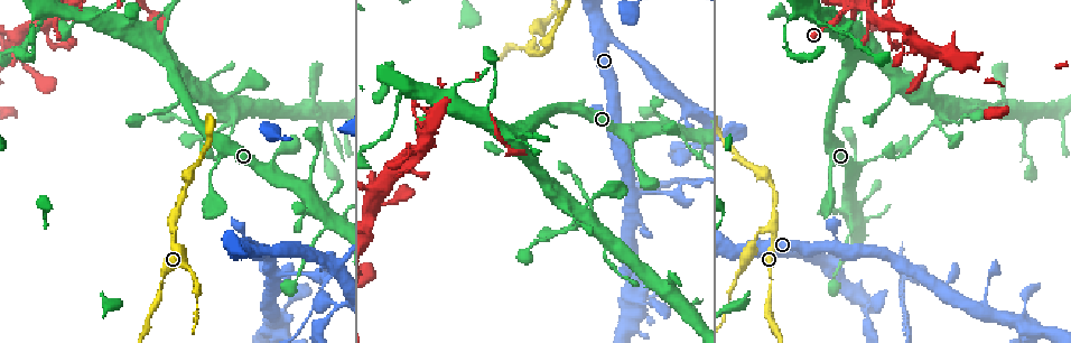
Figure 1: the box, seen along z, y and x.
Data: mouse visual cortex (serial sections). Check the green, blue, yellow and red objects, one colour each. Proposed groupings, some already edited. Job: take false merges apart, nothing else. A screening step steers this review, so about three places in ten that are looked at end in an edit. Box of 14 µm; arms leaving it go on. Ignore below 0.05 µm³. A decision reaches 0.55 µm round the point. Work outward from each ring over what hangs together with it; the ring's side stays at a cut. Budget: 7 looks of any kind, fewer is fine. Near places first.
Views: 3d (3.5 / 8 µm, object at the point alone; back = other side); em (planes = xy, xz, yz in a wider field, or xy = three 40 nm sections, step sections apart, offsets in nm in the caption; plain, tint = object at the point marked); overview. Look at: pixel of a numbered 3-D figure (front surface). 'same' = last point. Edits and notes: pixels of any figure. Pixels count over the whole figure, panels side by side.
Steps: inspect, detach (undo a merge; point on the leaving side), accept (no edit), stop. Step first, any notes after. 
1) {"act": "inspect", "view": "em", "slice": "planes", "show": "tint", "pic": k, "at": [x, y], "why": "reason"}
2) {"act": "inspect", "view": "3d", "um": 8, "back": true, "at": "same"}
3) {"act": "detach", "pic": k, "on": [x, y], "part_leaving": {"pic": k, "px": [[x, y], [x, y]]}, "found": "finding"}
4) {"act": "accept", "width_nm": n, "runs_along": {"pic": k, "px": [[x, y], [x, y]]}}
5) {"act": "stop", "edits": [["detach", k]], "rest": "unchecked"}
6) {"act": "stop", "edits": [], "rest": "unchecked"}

{"act": "inspect", "view": "3d", "um": 3.5, "pic": 1, "at": [523, 138], "why": "four or more arms meet"}

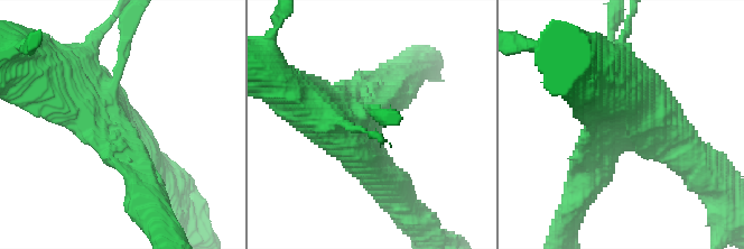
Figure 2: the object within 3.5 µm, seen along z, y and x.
{"act": "inspect", "view": "em", "slice": "xy", "step": 5, "show": "tint", "pic": 2, "at": [366, 122]}

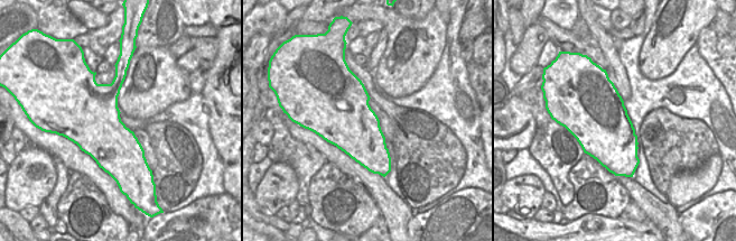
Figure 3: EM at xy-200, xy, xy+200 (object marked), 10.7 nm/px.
{"act": "inspect", "view": "em", "slice": "xy", "step": 1, "show": "tint", "at": "same", "why": "another direction"}

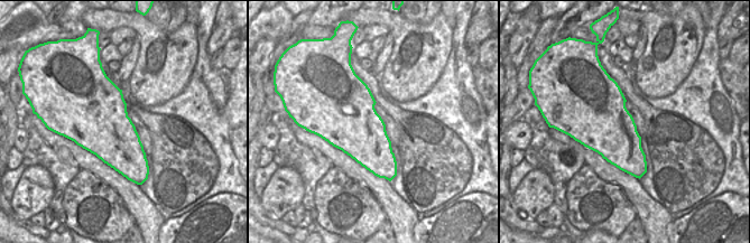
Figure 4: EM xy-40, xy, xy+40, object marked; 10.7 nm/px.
{"act": "accept", "runs_along": {"pic": 2, "px": [[587, 182], [620, 126], [682, 144]]}, "found": "all the same cell"}

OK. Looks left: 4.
{"act": "inspect", "view": "3d", "um": 3.5, "pic": 1, "at": [128, 20]}

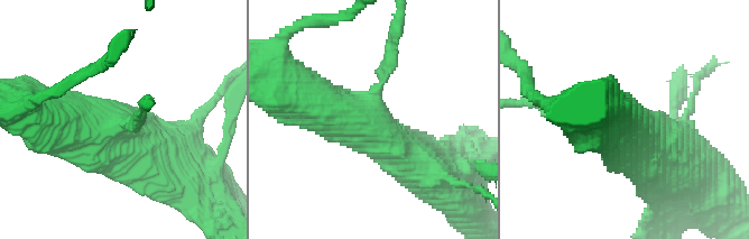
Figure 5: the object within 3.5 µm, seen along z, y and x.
{"act": "inspect", "view": "em", "slice": "xy", "step": 3, "show": "tint", "pic": 5, "at": [370, 102], "why": "need the tissue"}

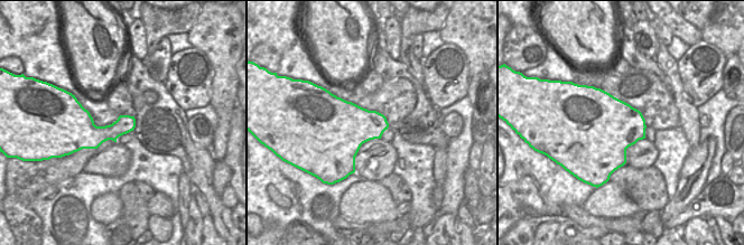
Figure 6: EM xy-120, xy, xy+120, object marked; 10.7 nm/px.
{"act": "accept", "runs_along": {"pic": 5, "px": [[412, 162], [292, 86]]}, "found": "one cell here"}

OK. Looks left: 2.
{"act": "inspect", "view": "3d", "um": 3.5, "pic": 1, "at": [529, 48], "why": "a fork"}

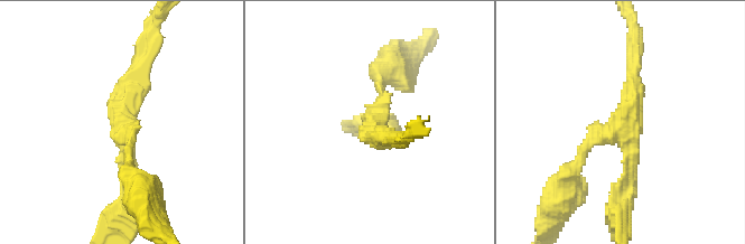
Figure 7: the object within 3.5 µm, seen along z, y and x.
{"act": "inspect", "view": "em", "slice": "xy", "step": 5, "show": "tint", "pic": 7, "at": [631, 129], "arms": 3, "arm_widths_nm": [150, 200, 200]}

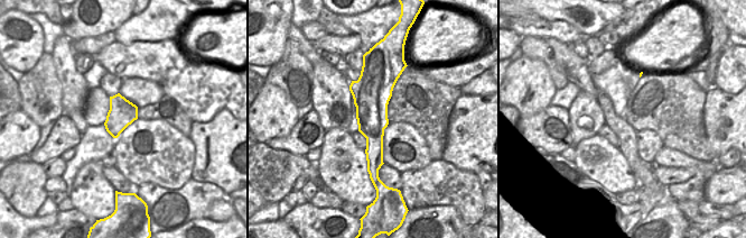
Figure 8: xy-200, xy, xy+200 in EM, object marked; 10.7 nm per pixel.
{"act": "accept", "runs_along": {"pic": 7, "px": [[621, 204], [633, 179], [635, 59]]}, "found": "one cell here"}

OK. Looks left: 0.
{"act": "stop", "edits": [], "rest": "unchecked"}

